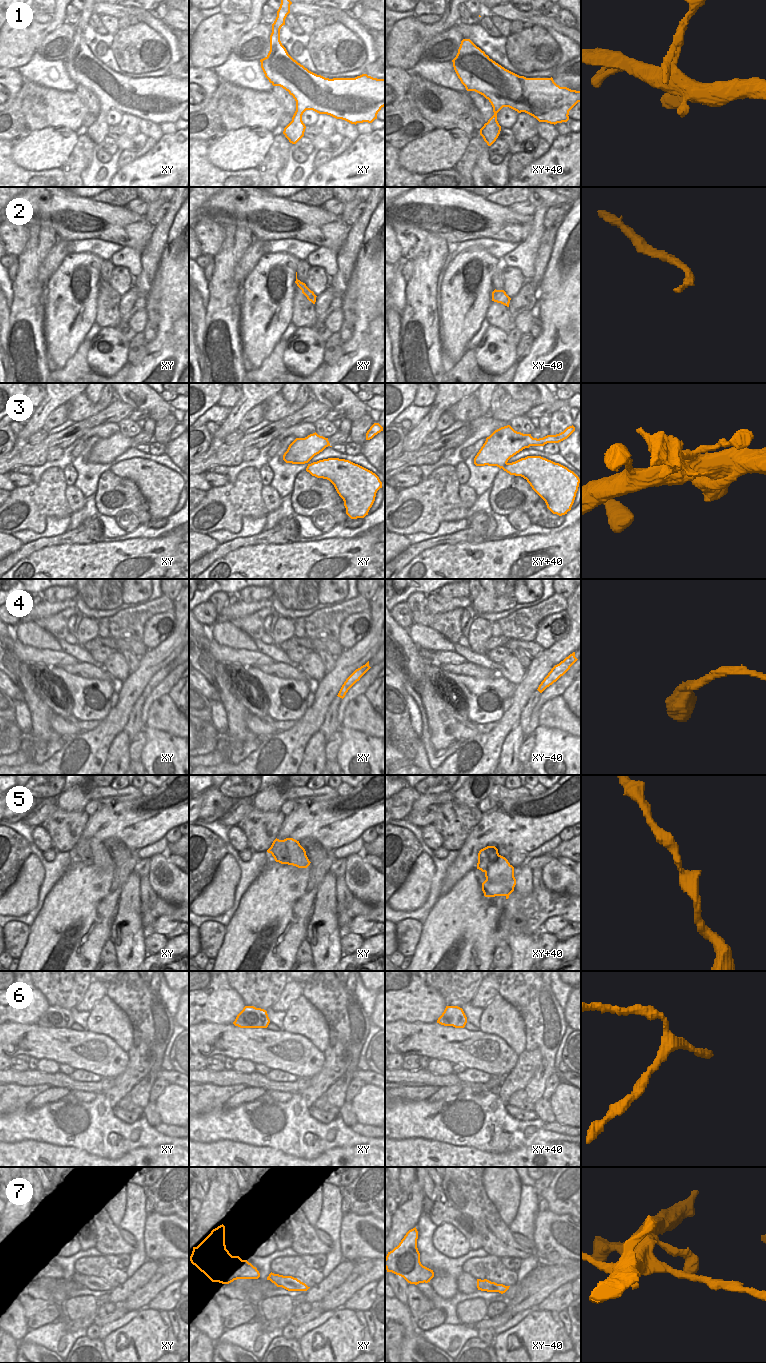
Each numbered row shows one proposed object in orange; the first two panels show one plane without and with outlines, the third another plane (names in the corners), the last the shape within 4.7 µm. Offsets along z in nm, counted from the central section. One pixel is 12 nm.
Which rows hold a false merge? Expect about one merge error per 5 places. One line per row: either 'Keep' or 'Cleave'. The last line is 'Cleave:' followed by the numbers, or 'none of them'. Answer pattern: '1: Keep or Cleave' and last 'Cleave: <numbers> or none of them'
1: Keep
2: Keep
3: Keep
4: Keep
5: Keep
6: Keep
7: Cleave
Cleave: 7

